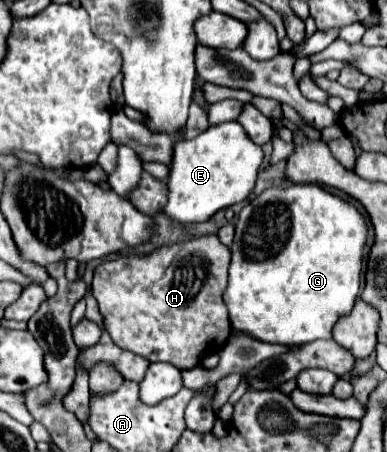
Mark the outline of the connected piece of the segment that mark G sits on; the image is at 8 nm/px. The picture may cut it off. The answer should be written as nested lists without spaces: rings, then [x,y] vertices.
[[[290,184],[282,190],[280,188],[264,190],[260,196],[256,196],[252,202],[248,202],[242,208],[238,224],[236,224],[236,236],[230,246],[232,262],[230,262],[230,270],[228,270],[228,286],[222,294],[222,298],[224,298],[224,304],[228,306],[232,328],[252,336],[254,340],[268,342],[268,344],[282,344],[282,346],[288,346],[288,342],[312,342],[318,338],[332,338],[332,326],[338,322],[338,318],[346,316],[352,310],[352,306],[358,298],[364,244],[366,244],[366,218],[364,218],[364,214],[360,214],[354,208],[354,204],[342,200],[340,196],[334,196],[316,184]]]

